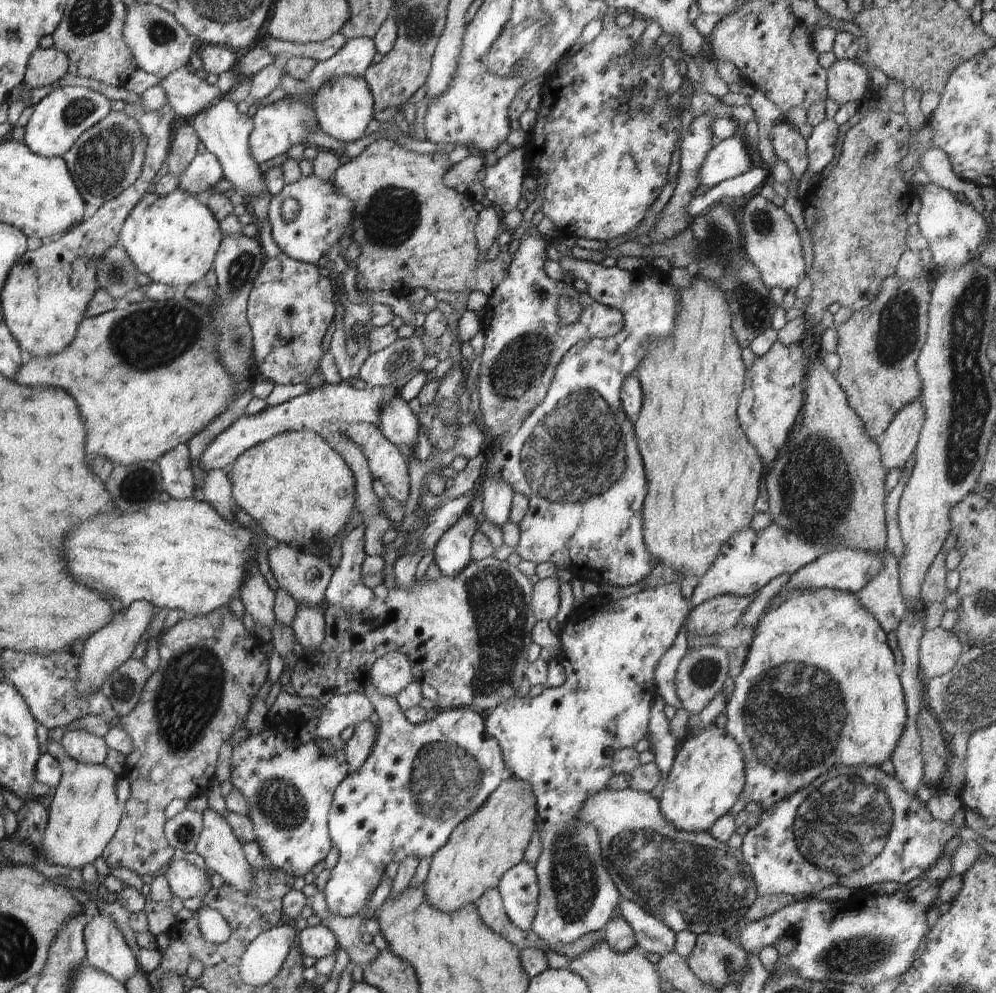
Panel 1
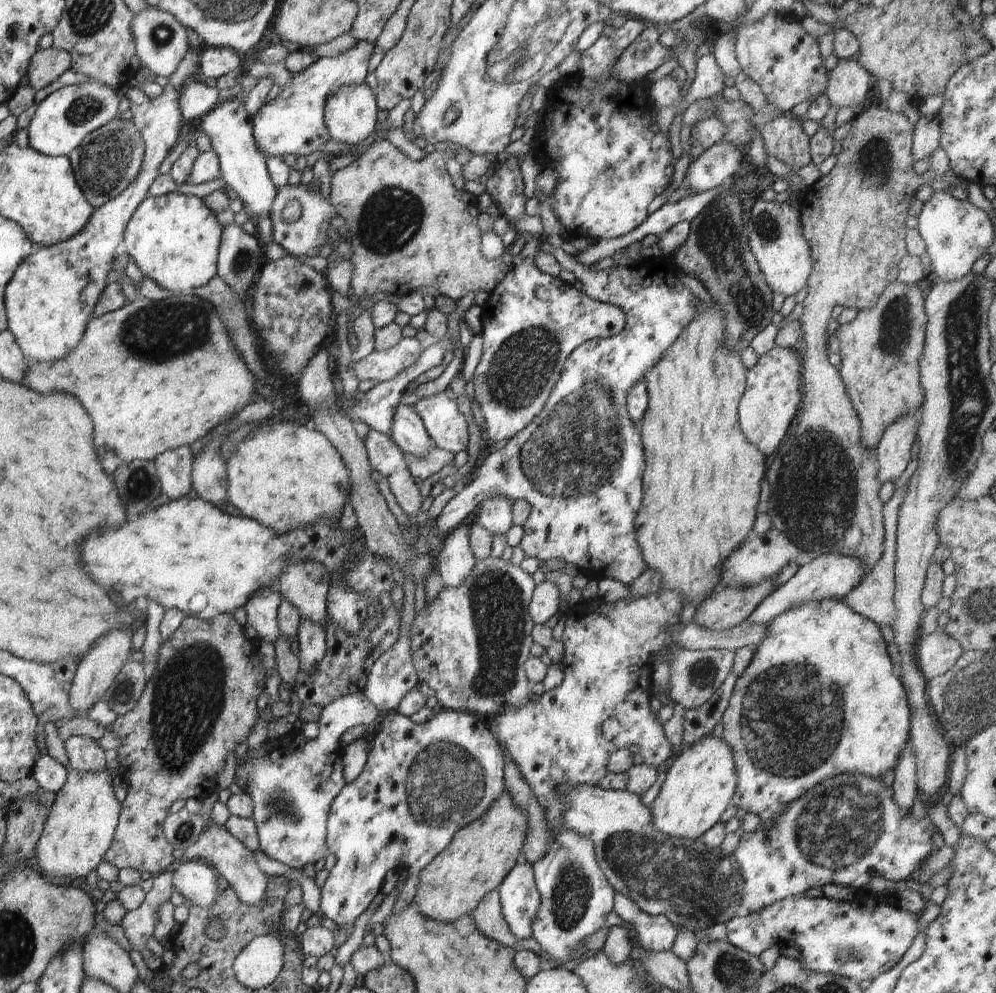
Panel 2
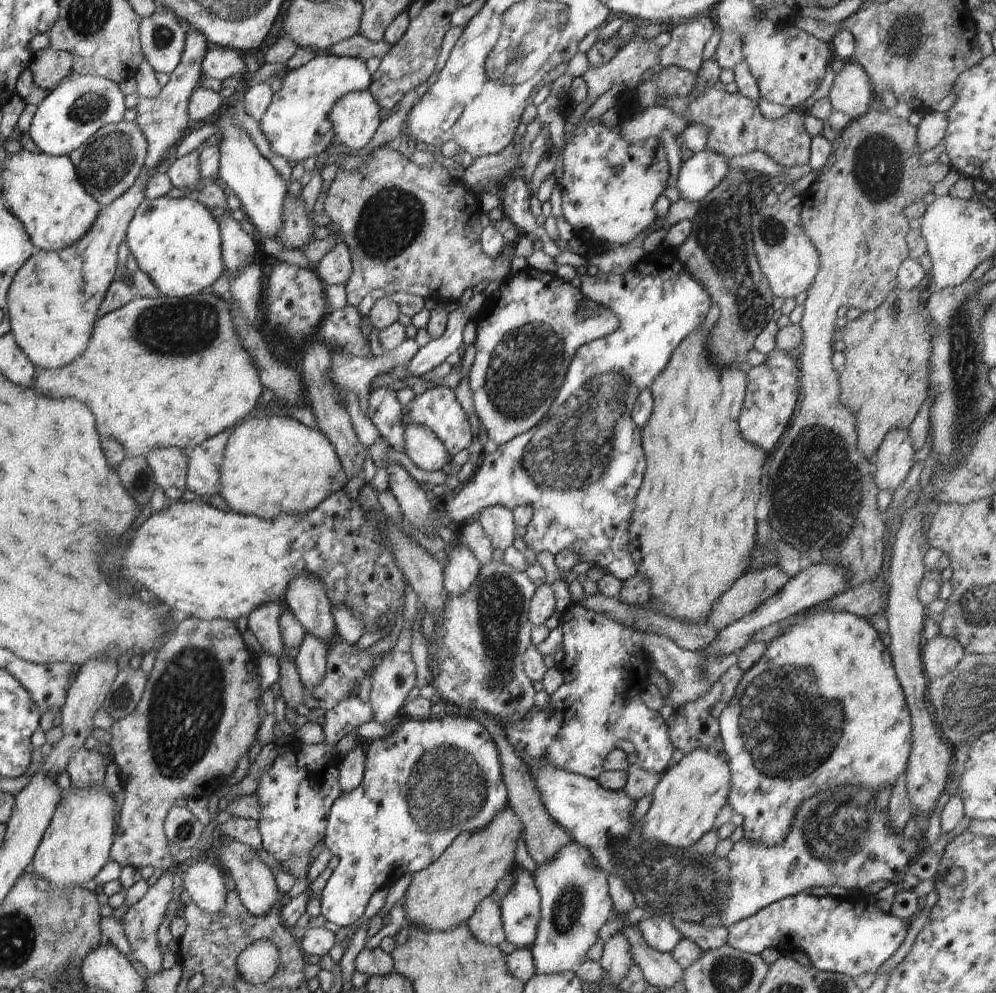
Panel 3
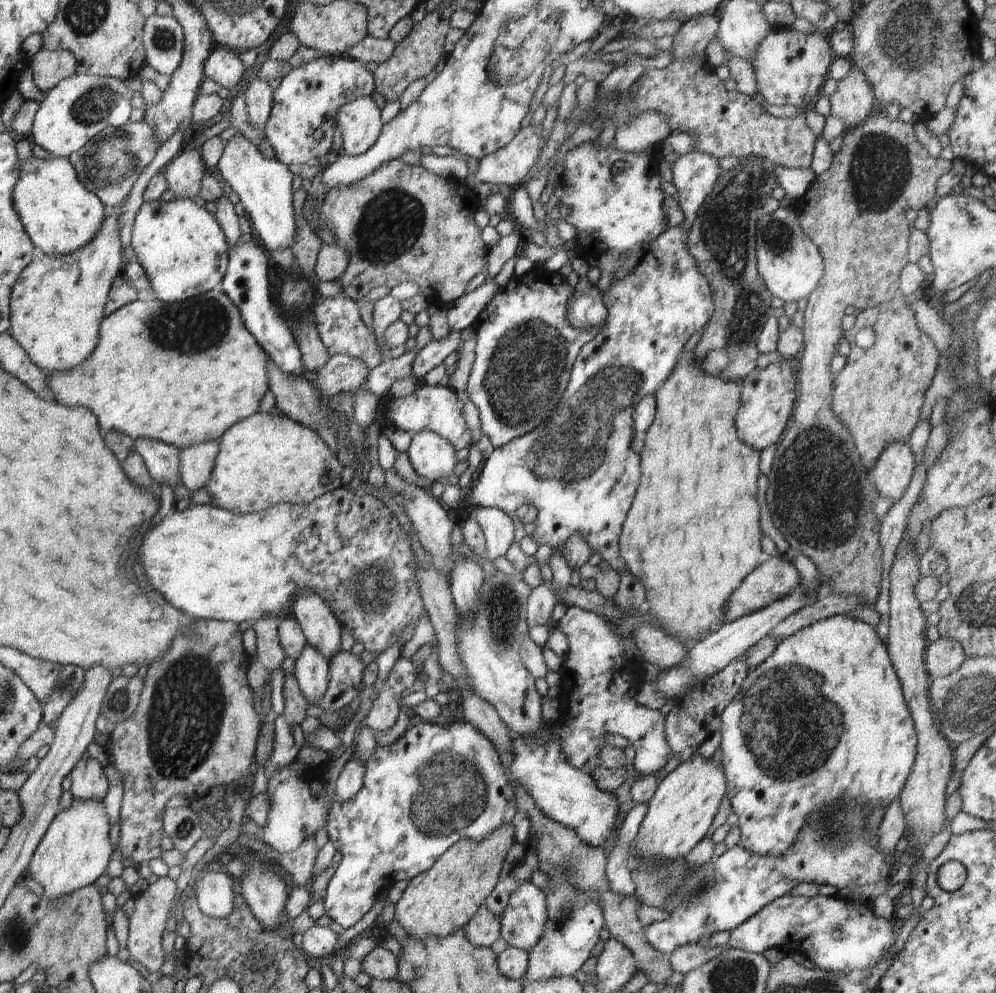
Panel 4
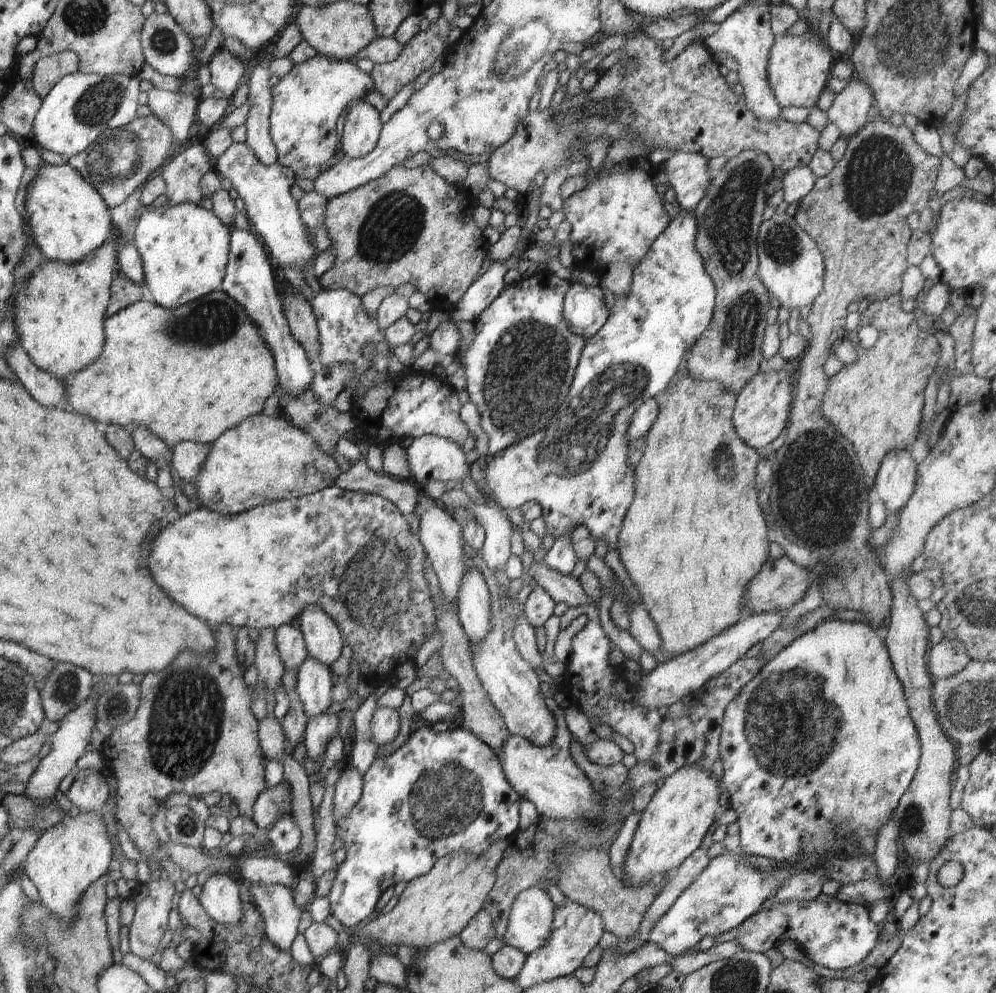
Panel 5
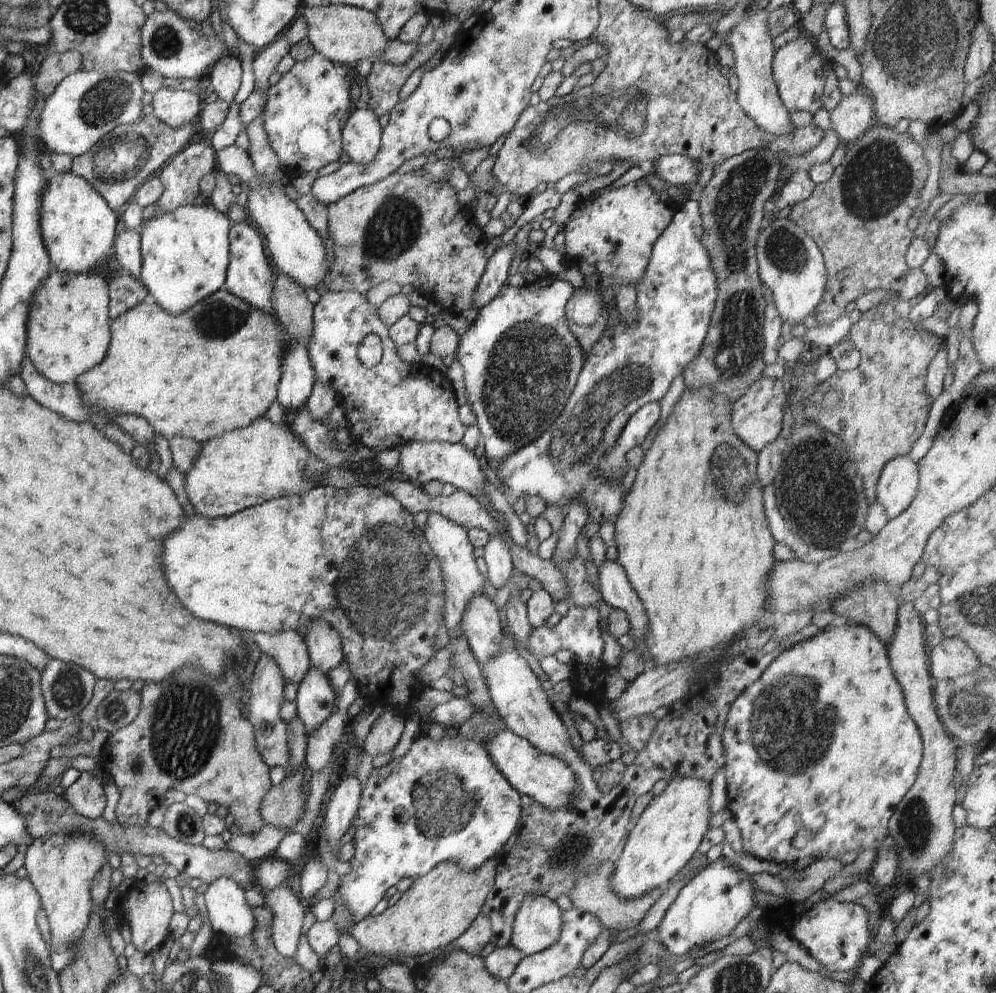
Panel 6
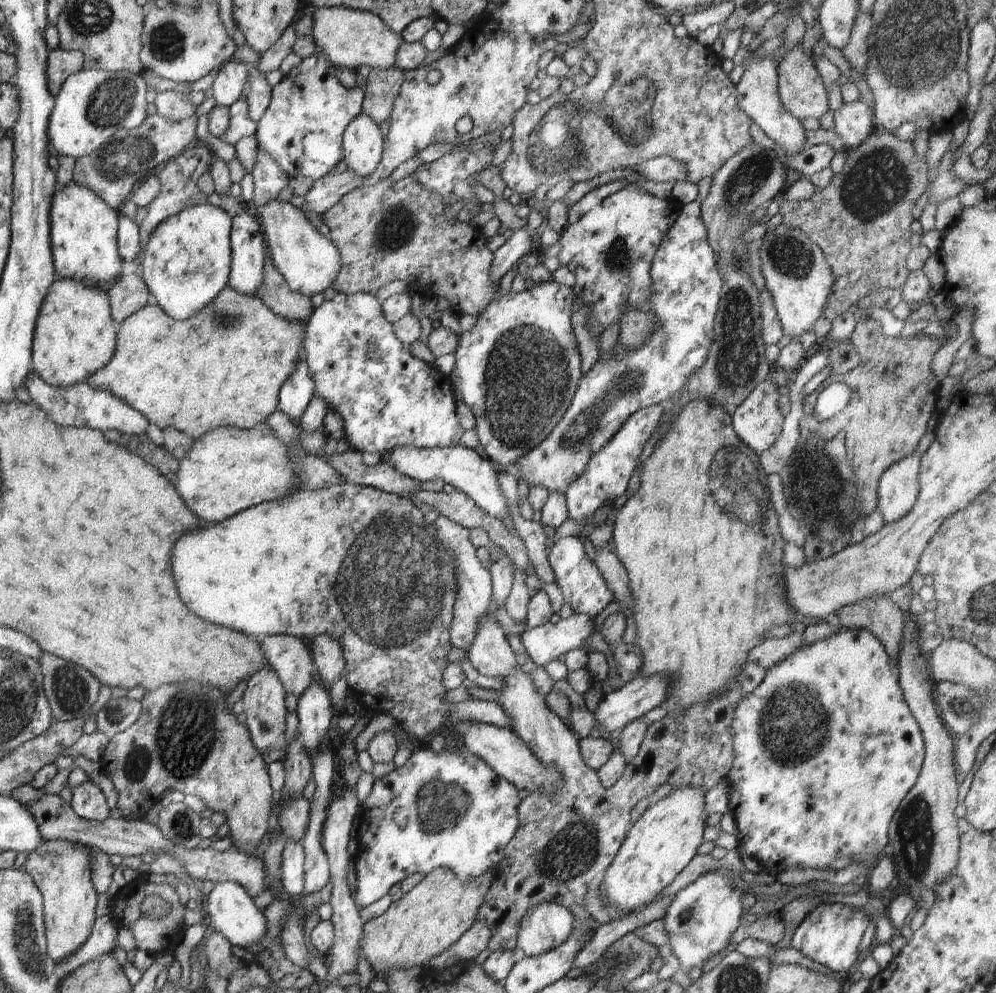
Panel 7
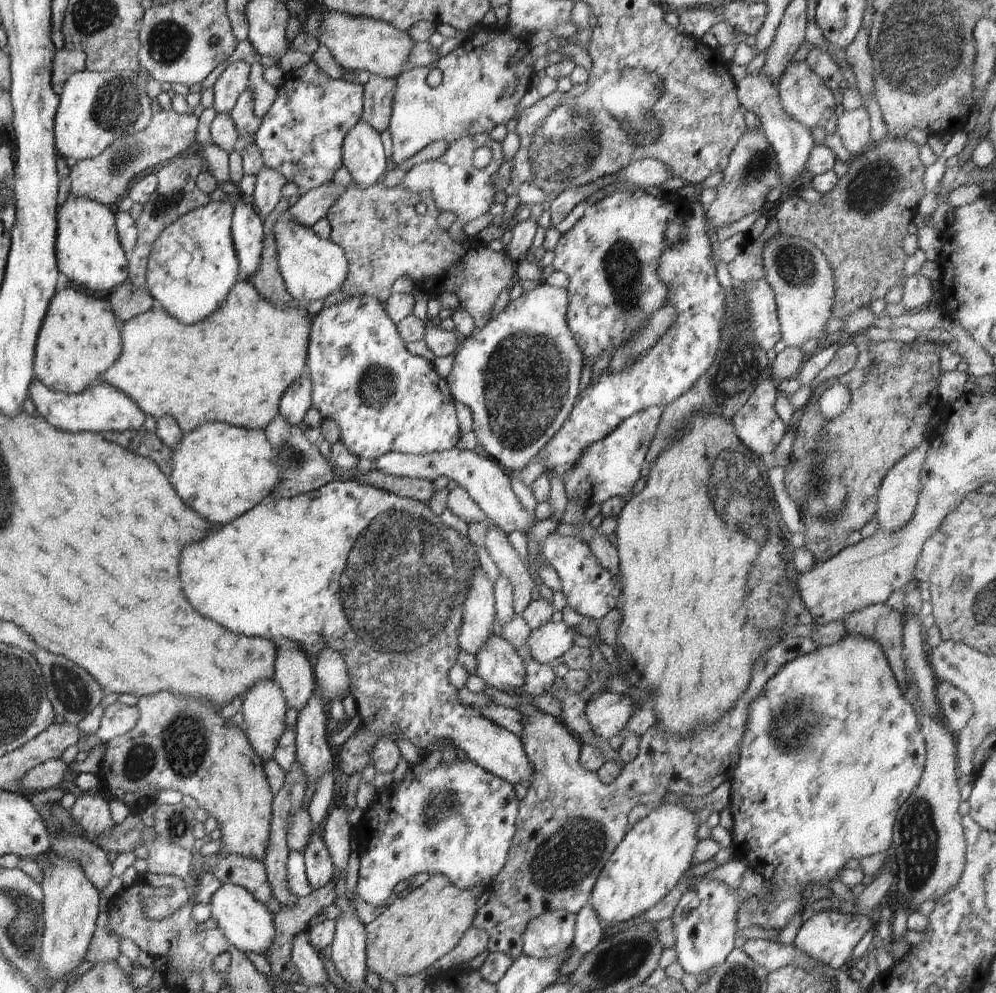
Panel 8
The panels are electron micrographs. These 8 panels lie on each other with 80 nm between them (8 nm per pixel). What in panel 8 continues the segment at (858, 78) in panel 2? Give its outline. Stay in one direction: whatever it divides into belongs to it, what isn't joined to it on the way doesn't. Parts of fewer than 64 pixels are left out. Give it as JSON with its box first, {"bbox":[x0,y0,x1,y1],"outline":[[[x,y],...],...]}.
{"bbox":[837,106,873,157],"outline":[[[865,106],[851,112],[846,110],[838,118],[837,134],[842,140],[845,151],[850,152],[852,157],[860,156],[864,150],[873,147],[870,131],[870,116]]]}

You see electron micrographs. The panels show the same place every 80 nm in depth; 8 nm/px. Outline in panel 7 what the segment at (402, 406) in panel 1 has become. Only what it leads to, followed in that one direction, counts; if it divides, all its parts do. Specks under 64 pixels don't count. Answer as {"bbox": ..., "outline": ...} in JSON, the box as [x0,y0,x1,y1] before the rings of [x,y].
{"bbox":[386,445,510,524],"outline":[[[460,445],[448,448],[395,448],[388,453],[386,460],[396,472],[408,476],[420,483],[442,478],[454,489],[464,492],[486,514],[496,518],[502,524],[510,516],[509,501],[504,496],[498,483],[499,467],[489,459],[483,459],[474,449],[466,449]]]}

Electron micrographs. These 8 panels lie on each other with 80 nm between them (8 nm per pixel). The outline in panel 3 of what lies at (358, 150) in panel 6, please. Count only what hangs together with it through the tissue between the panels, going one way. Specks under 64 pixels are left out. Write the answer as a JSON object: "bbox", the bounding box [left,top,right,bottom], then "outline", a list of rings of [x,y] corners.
{"bbox":[329,89,381,150],"outline":[[[368,89],[349,92],[339,98],[329,112],[337,140],[350,150],[366,146],[381,122],[379,107]]]}

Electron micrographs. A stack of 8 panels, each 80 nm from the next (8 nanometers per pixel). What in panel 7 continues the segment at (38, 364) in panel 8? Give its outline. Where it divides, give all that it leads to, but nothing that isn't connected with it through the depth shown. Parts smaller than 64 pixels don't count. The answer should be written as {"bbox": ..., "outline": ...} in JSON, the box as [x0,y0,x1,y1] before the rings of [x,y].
{"bbox":[32,276,116,388],"outline":[[[58,276],[42,302],[42,310],[38,312],[34,340],[32,340],[33,371],[53,388],[68,388],[74,384],[84,383],[90,374],[94,374],[114,358],[116,331],[116,322],[112,319],[105,292],[80,280]]]}

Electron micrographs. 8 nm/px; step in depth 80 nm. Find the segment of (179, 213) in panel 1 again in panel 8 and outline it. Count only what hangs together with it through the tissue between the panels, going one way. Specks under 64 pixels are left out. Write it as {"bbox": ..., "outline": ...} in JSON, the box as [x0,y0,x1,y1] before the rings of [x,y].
{"bbox":[147,195,240,326],"outline":[[[228,195],[196,208],[166,226],[150,250],[147,293],[167,314],[188,326],[206,320],[220,309],[239,281],[240,266],[231,234],[235,207]]]}

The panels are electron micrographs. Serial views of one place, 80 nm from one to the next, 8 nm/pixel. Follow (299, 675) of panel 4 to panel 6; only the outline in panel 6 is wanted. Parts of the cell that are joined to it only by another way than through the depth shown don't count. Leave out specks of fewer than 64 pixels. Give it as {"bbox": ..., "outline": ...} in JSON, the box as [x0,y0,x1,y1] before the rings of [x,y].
{"bbox":[294,666,337,735],"outline":[[[311,666],[298,683],[297,699],[294,701],[308,735],[334,712],[337,701],[329,676]]]}

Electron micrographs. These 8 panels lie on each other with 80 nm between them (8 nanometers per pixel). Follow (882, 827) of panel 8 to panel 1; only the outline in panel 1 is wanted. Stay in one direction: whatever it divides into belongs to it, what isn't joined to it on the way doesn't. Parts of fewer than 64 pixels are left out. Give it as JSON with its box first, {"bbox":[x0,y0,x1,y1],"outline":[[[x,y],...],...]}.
{"bbox":[724,588,907,812],"outline":[[[783,588],[781,593],[775,597],[774,602],[767,607],[757,623],[754,638],[747,647],[748,654],[746,662],[740,675],[733,680],[735,683],[732,695],[729,696],[724,723],[726,734],[734,738],[738,748],[742,750],[742,760],[744,760],[744,790],[738,800],[744,802],[756,802],[763,812],[770,810],[776,802],[782,798],[790,798],[792,794],[800,792],[802,788],[808,788],[816,778],[826,774],[834,766],[874,766],[878,768],[884,760],[891,760],[894,748],[898,746],[898,740],[904,732],[907,718],[906,700],[902,691],[899,676],[894,672],[895,660],[893,652],[888,645],[888,638],[885,631],[880,627],[876,618],[858,602],[858,598],[850,592],[842,590],[830,590],[830,588],[804,588],[804,590],[786,590]]]}

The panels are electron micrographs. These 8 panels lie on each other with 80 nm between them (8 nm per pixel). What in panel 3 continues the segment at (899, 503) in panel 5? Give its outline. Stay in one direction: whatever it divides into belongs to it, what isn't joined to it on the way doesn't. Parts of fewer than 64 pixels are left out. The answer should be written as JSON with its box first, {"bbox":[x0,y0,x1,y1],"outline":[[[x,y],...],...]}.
{"bbox":[873,429,916,490],"outline":[[[894,429],[886,433],[873,459],[875,468],[873,472],[874,480],[880,489],[894,490],[905,481],[906,475],[914,464],[912,459],[915,451],[916,448],[911,445],[911,437],[906,430]]]}

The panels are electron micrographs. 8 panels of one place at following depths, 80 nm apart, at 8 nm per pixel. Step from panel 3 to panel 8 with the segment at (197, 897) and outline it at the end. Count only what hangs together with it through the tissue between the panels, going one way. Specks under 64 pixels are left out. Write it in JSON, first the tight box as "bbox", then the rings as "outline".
{"bbox":[209,884,276,954],"outline":[[[236,884],[220,886],[211,899],[209,905],[212,909],[212,917],[216,919],[218,927],[232,946],[244,954],[249,952],[264,954],[264,950],[266,952],[270,950],[270,946],[274,944],[276,928],[274,928],[273,914],[264,904],[256,901],[244,888]]]}

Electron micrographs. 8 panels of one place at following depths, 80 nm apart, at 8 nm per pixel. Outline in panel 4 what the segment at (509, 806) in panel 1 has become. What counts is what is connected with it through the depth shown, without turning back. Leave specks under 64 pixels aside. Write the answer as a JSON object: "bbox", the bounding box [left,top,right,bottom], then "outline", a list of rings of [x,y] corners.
{"bbox":[394,823,514,939],"outline":[[[510,823],[502,824],[481,841],[461,838],[436,860],[430,870],[410,879],[402,897],[396,903],[394,919],[402,924],[408,936],[417,939],[445,937],[456,929],[464,928],[497,885],[506,855],[514,843],[514,826]]]}

